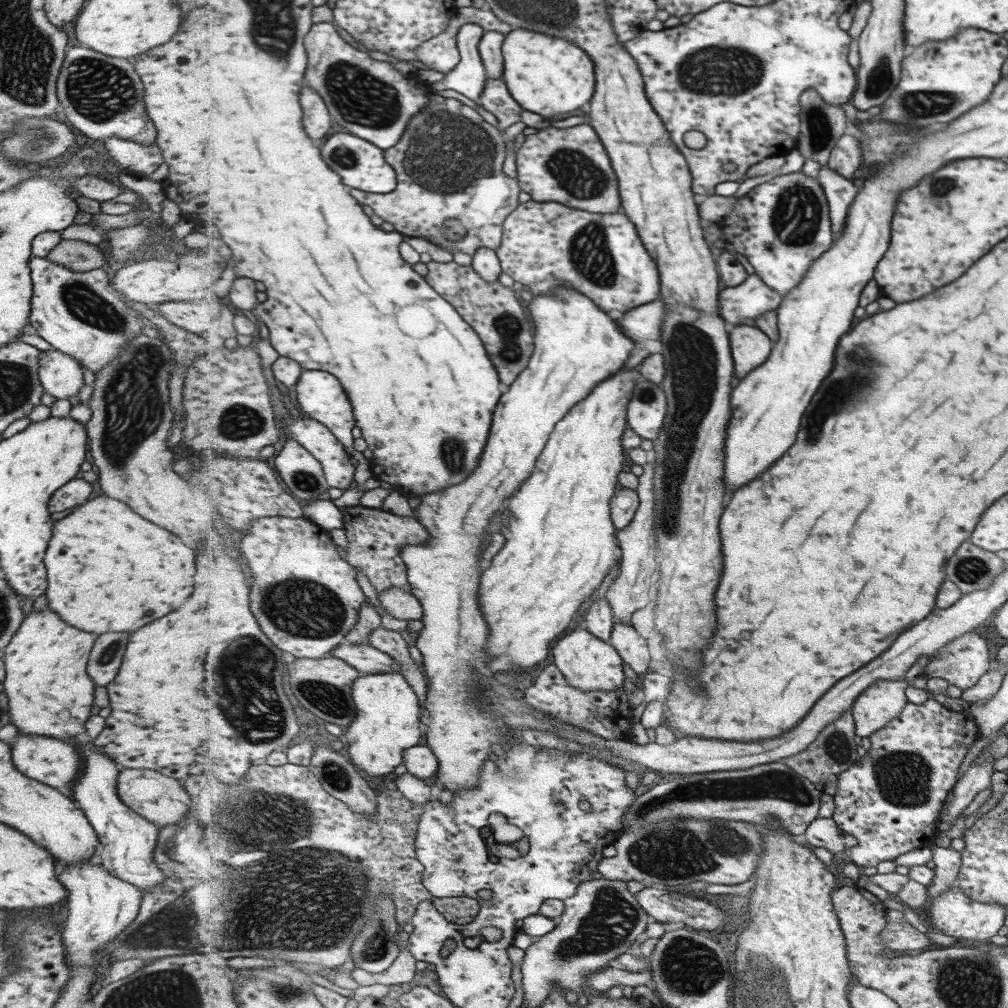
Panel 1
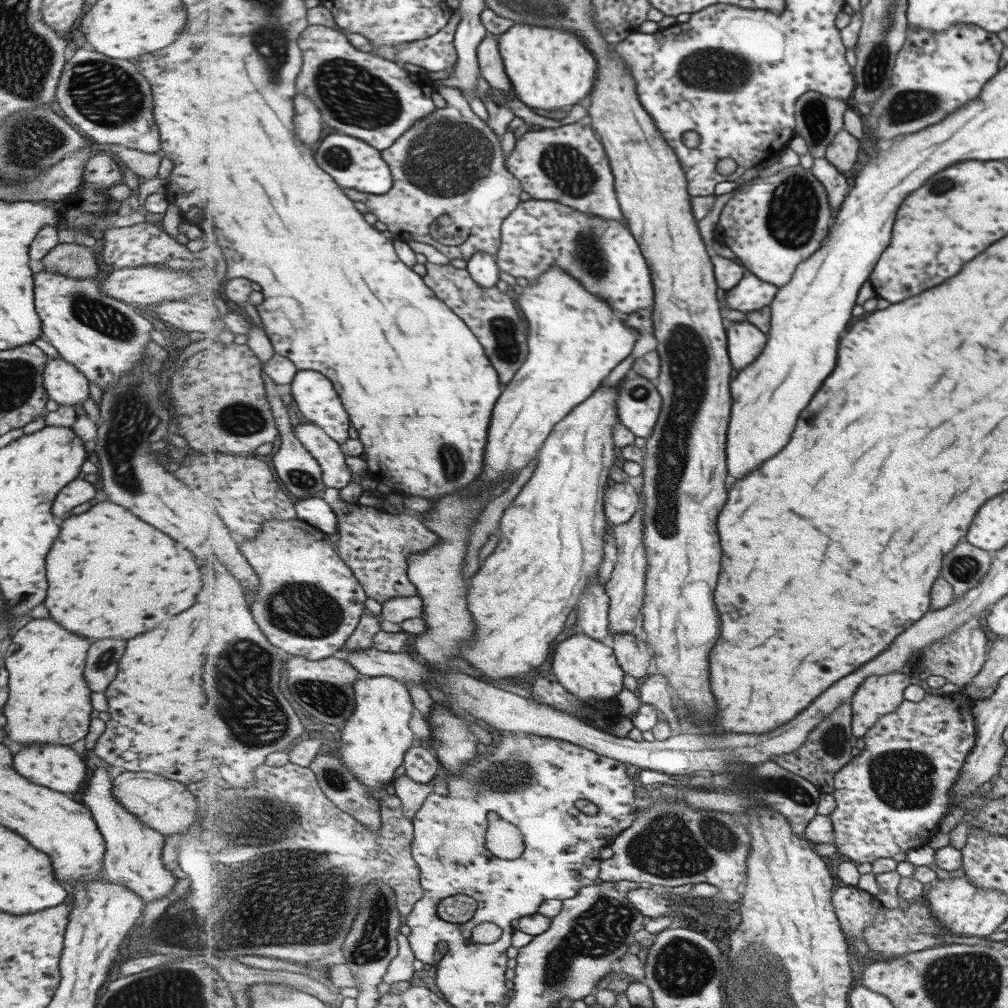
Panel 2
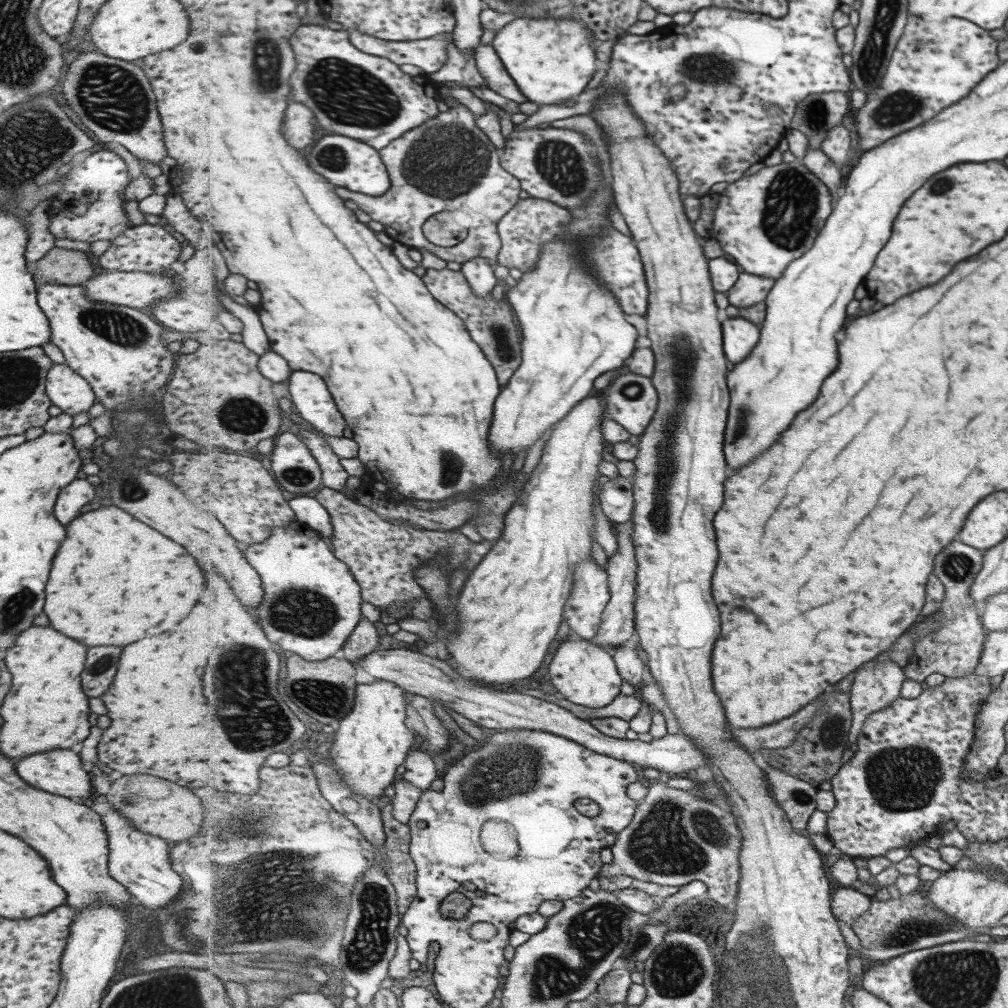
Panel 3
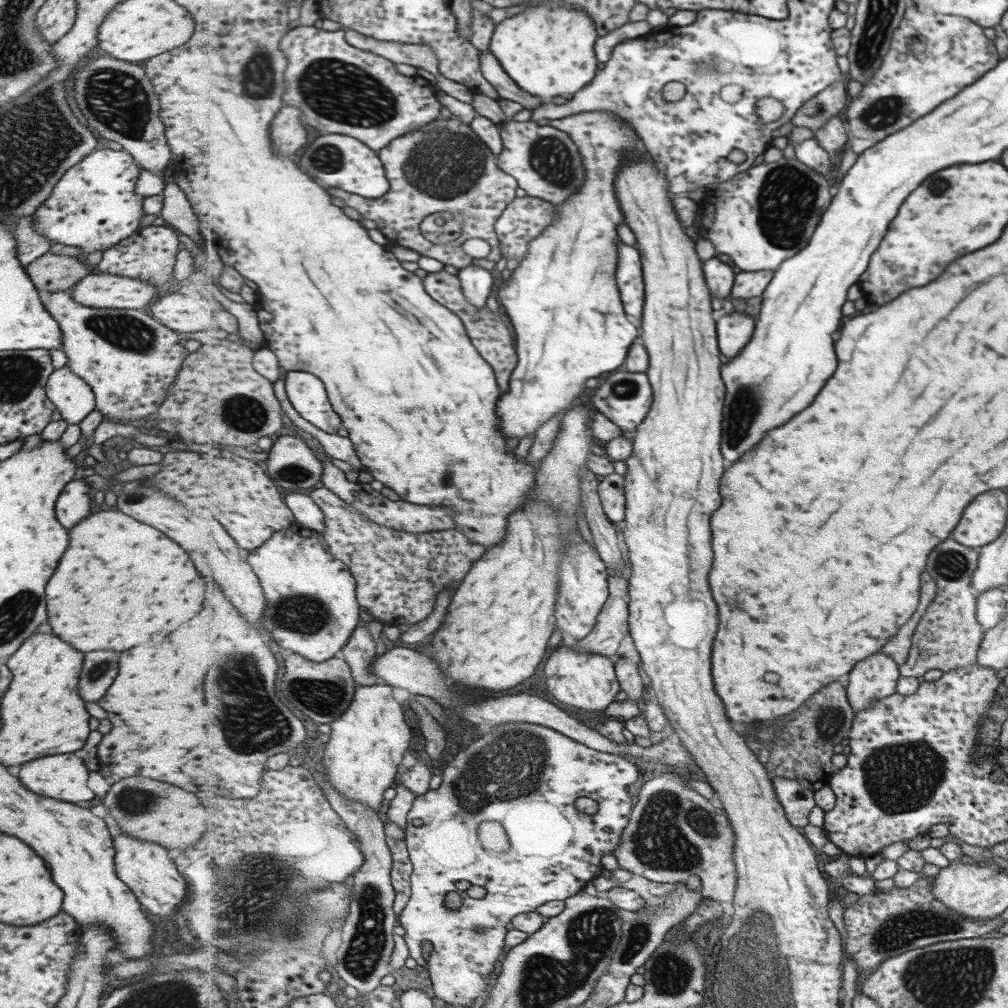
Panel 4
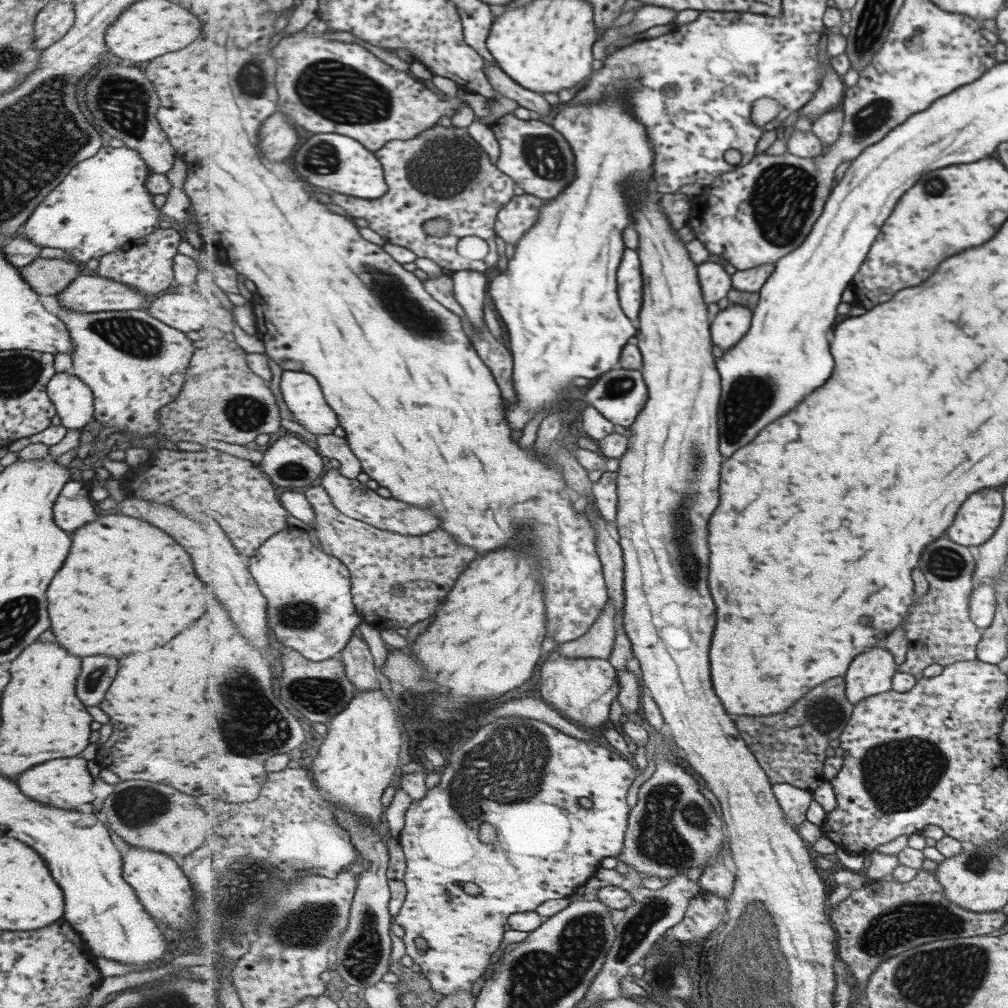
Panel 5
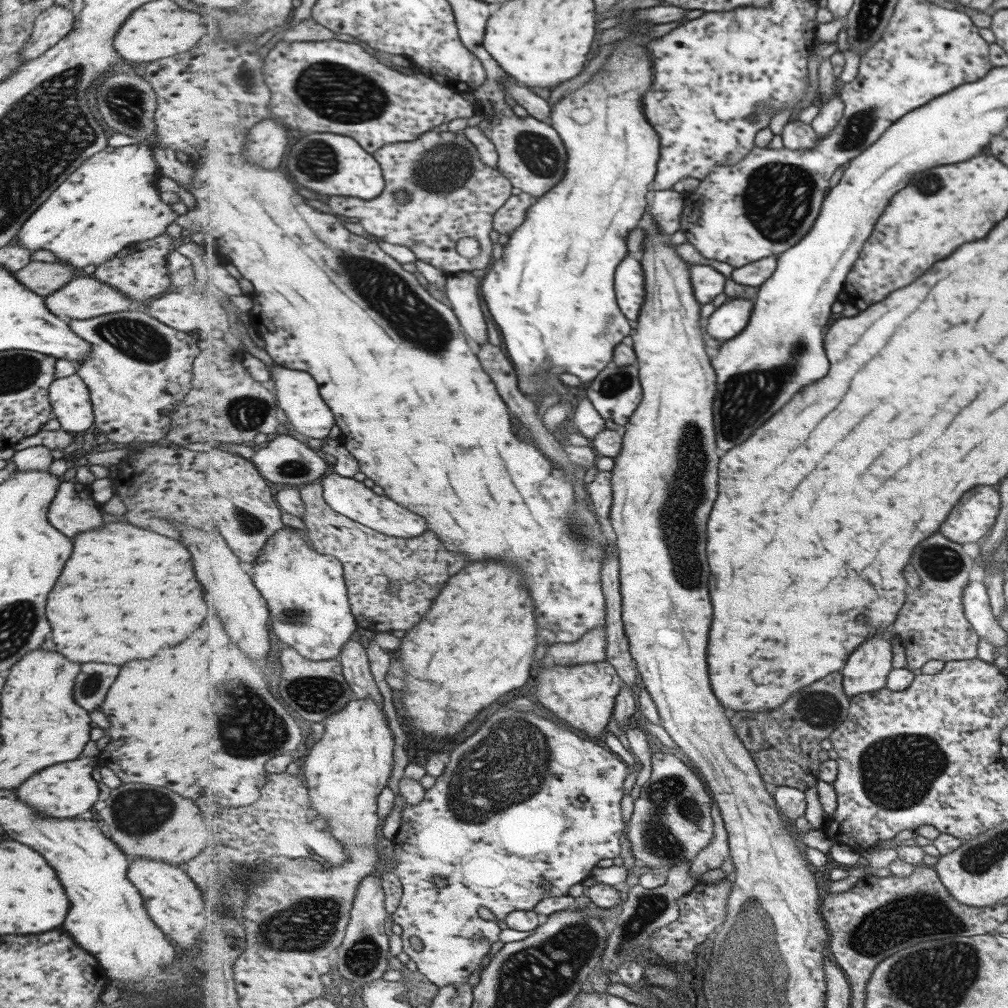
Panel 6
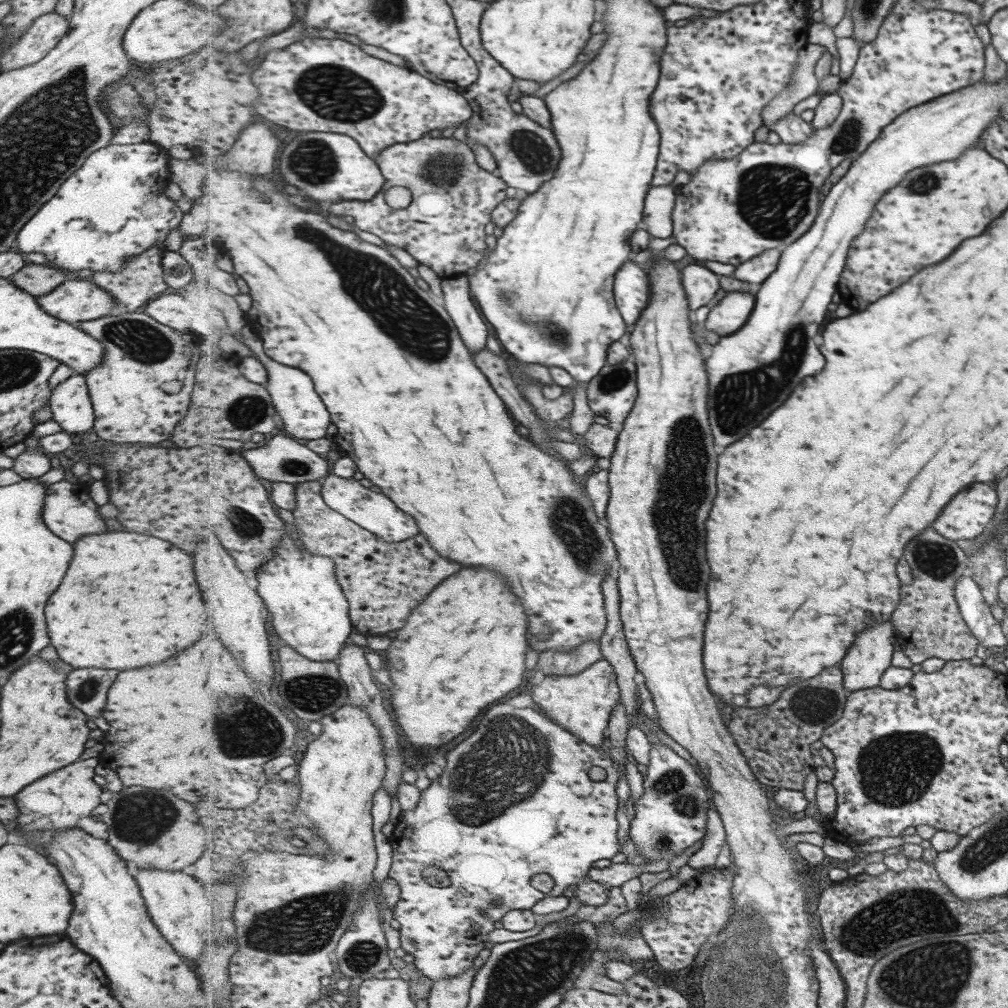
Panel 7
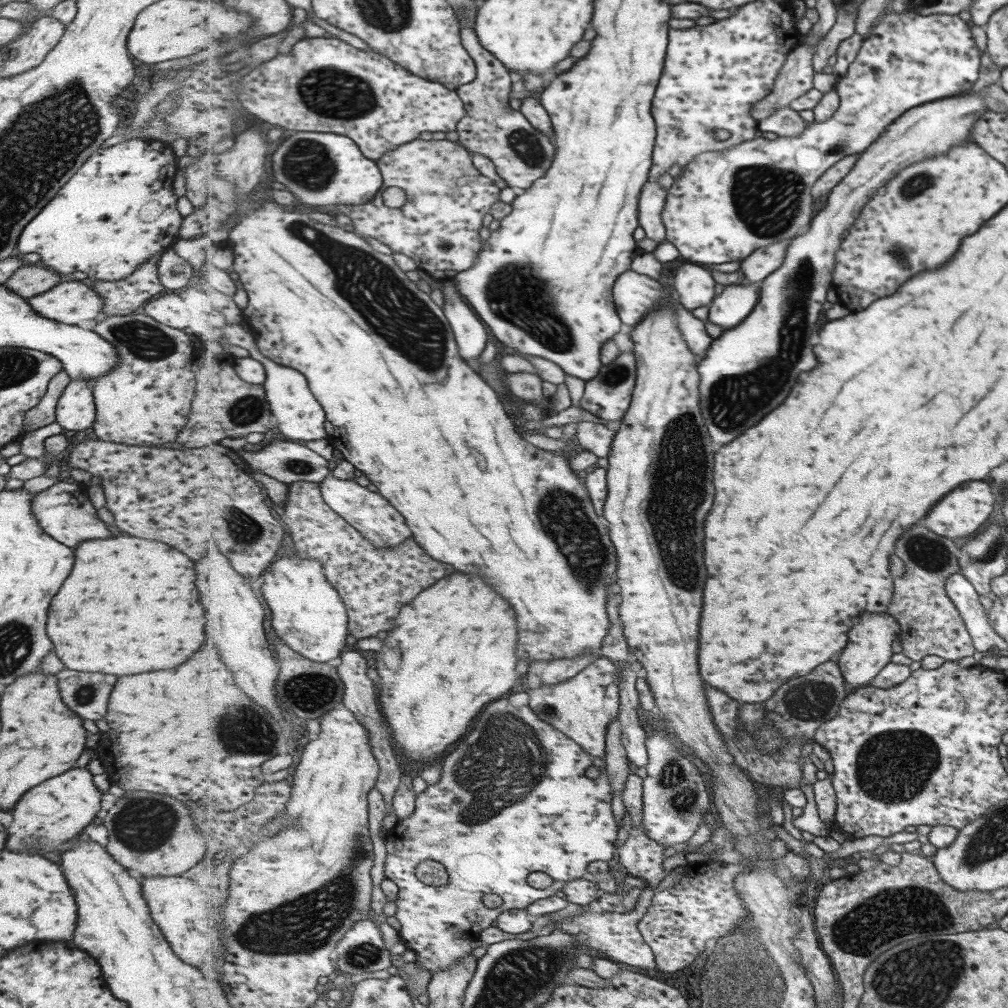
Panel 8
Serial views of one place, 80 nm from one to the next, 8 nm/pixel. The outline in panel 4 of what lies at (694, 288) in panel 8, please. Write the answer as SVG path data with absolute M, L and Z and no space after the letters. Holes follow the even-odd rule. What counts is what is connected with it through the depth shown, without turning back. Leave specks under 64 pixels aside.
M713 256L704 262L704 271L712 296L720 299L731 296L737 276L733 272L734 268L734 264L721 256Z

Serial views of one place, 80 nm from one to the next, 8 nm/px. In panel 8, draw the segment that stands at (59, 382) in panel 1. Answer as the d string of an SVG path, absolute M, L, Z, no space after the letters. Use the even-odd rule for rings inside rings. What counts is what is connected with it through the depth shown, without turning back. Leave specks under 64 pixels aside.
M83 379L70 380L59 395L54 416L55 423L70 434L91 427L95 404L89 383Z

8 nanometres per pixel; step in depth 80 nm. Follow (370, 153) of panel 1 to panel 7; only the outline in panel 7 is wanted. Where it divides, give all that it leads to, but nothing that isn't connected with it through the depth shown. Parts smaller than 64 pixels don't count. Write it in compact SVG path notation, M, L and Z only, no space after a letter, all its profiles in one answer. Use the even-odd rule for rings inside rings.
M301 134L295 137L291 144L287 144L279 150L281 174L283 178L301 188L303 192L307 192L313 200L317 202L339 202L344 200L350 201L368 201L375 198L381 190L384 190L385 177L380 168L377 168L377 162L368 154L365 154L359 146L357 140L345 136L345 134Z

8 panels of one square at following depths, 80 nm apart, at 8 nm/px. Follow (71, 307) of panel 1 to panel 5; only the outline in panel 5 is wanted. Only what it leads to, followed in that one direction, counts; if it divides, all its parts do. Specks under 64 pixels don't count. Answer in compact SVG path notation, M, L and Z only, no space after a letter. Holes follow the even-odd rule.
M59 306L56 317L65 325L72 342L71 372L84 382L92 393L92 420L102 427L113 427L120 432L148 437L155 430L161 432L157 420L162 407L173 402L184 381L184 372L193 351L201 338L173 330L173 327L159 322L146 311L122 310L96 313L80 313Z

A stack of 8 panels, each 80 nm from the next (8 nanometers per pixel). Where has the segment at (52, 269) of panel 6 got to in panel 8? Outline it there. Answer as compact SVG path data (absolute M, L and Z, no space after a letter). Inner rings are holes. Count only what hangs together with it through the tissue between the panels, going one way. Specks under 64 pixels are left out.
M23 263L3 285L16 295L28 299L53 288L57 282L59 282L59 275L51 269Z

